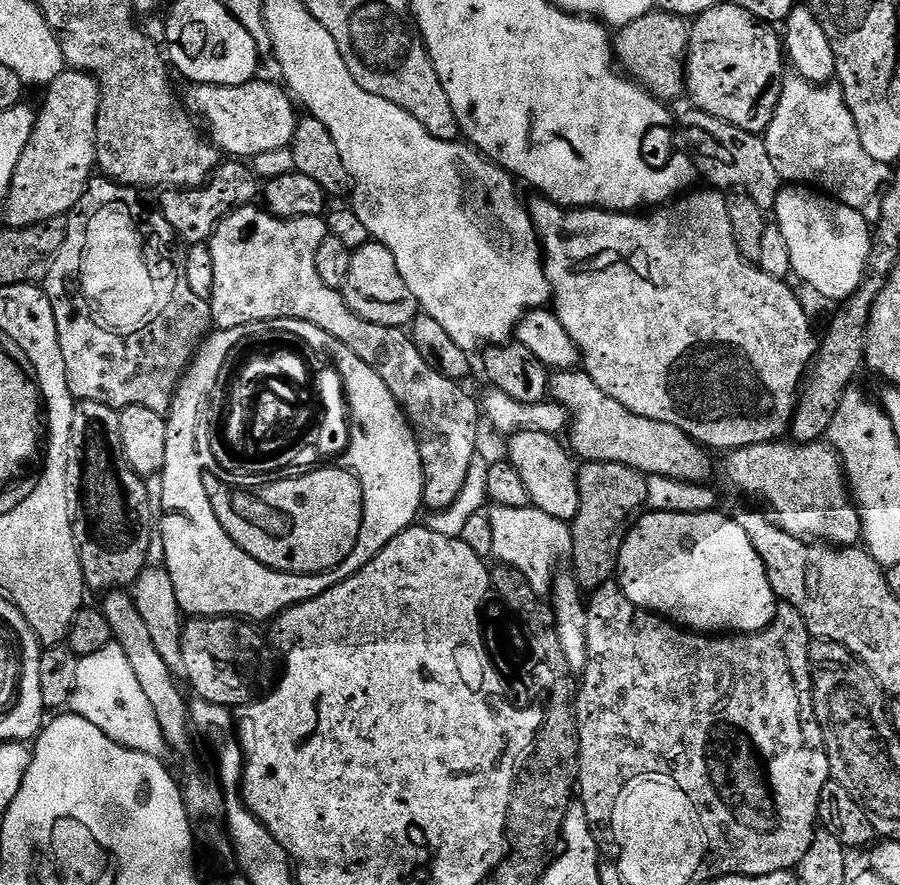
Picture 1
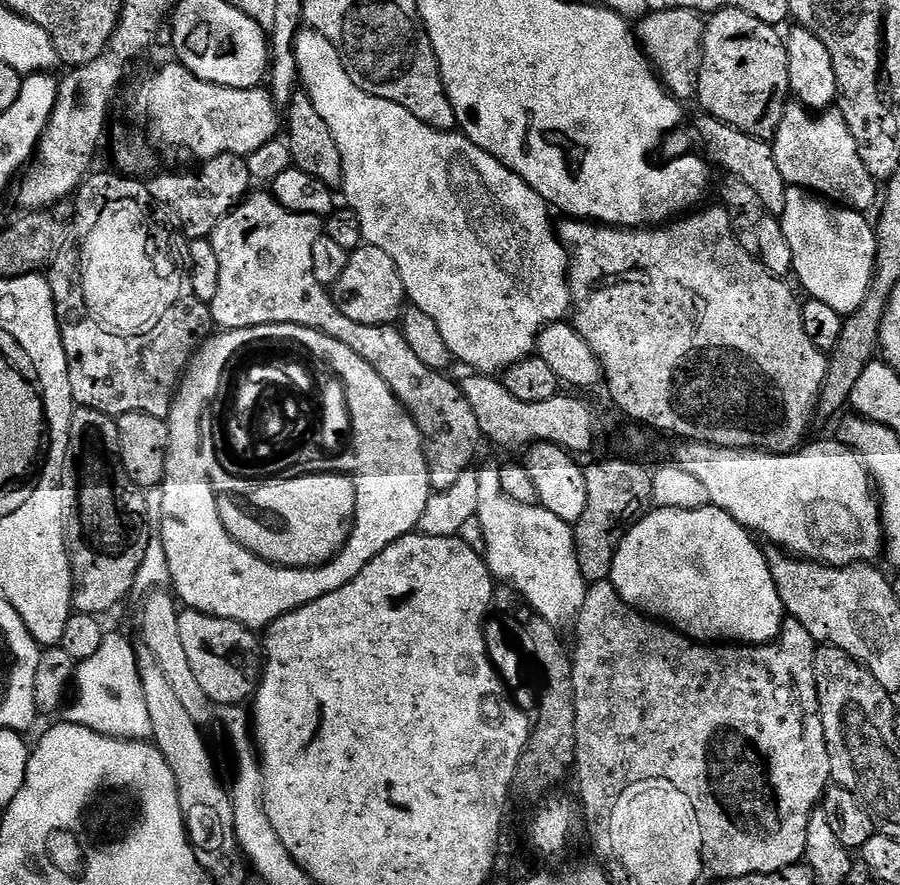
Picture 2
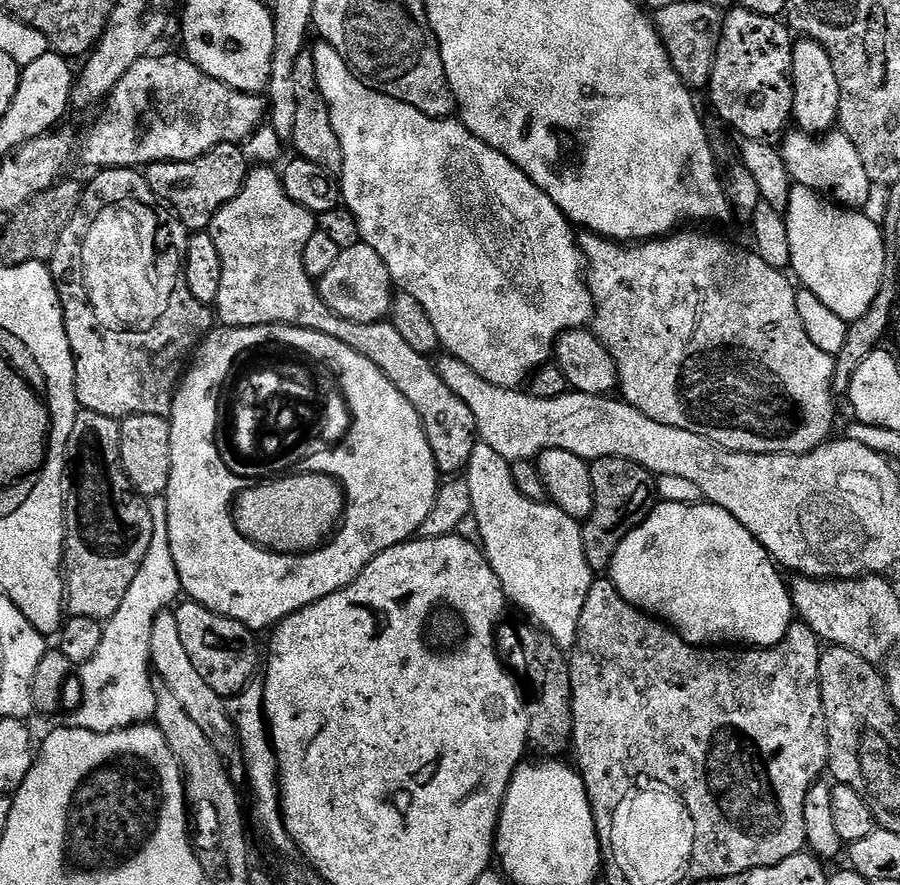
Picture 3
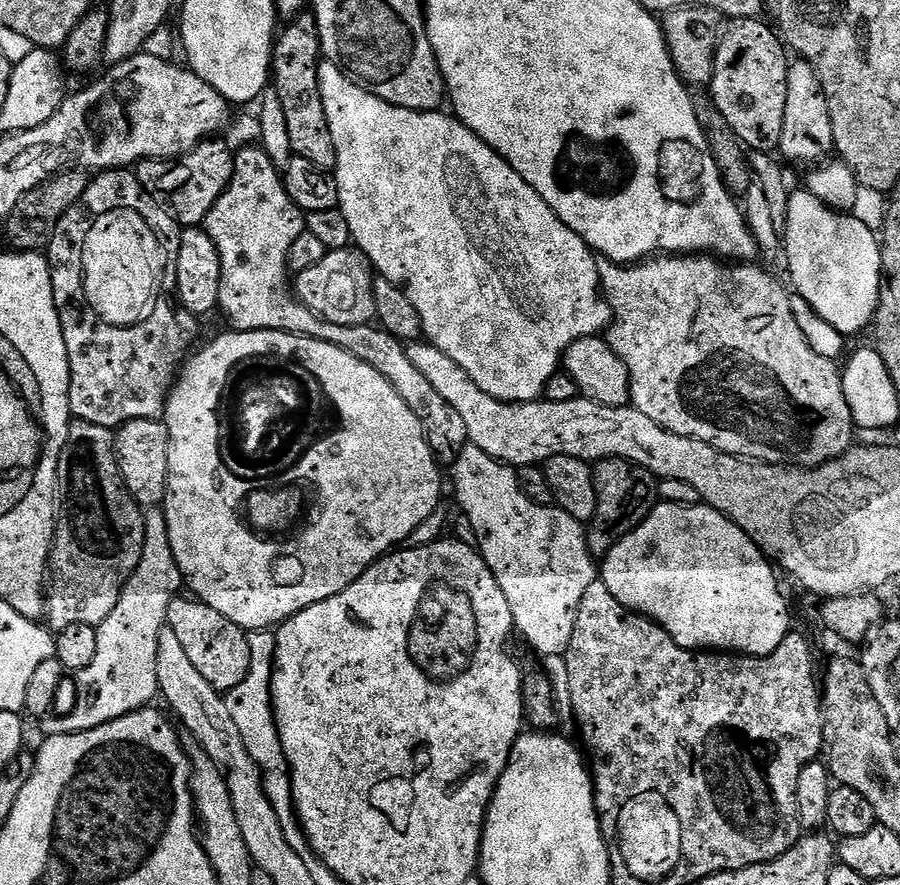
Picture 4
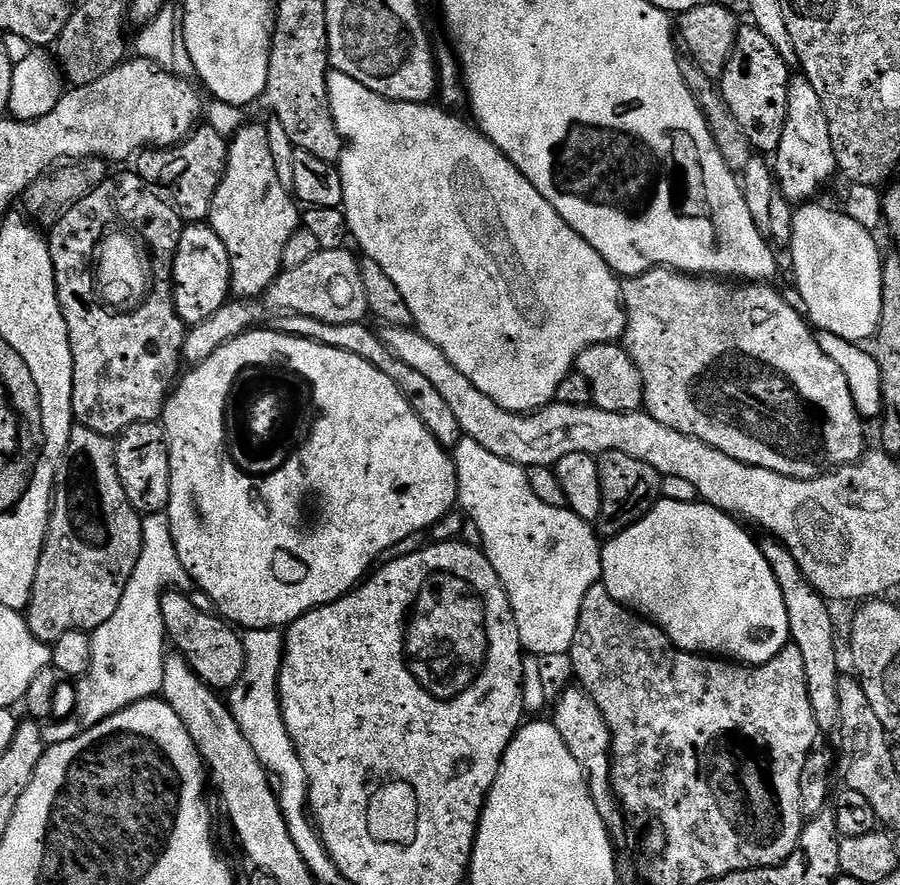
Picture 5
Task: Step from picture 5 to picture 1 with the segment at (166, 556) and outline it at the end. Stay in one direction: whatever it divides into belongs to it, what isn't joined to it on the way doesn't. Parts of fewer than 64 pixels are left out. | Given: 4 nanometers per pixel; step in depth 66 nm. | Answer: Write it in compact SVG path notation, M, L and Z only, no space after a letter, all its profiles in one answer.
M115 642L98 650L98 654L80 657L80 683L72 693L70 708L75 715L86 718L86 722L94 722L94 726L98 726L106 738L118 742L118 746L126 746L130 750L151 756L165 755L162 726L158 726L158 718L154 718L154 710L150 707L122 646Z

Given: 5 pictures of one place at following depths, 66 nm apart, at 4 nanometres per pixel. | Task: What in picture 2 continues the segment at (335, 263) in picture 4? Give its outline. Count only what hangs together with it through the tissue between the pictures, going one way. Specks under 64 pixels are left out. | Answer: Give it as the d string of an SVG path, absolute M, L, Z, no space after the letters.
M361 246L349 255L348 265L334 285L334 299L342 314L359 324L391 325L401 319L406 304L394 262L390 262L385 252L371 246Z

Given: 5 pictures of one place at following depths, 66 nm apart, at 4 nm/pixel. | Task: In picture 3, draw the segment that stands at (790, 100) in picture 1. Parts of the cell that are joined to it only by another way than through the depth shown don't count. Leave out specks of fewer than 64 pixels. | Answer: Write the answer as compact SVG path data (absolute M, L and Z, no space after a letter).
M792 130L783 140L778 156L793 185L814 190L825 200L842 208L860 210L865 207L863 204L871 198L874 185L866 174L862 158L858 158L858 150L854 150L854 142L850 142L848 136L839 130L817 136Z

